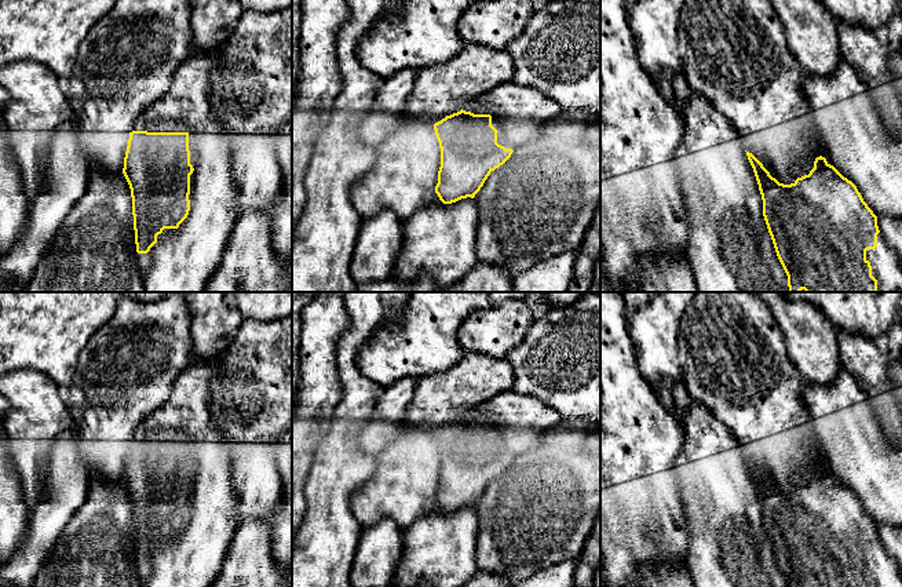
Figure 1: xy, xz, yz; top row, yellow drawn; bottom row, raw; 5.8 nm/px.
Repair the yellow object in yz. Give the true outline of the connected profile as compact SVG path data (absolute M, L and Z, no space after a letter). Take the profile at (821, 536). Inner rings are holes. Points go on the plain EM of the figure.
M746 464L788 587L902 587L902 566L880 542L877 525L825 466L815 467L808 484L784 493Z

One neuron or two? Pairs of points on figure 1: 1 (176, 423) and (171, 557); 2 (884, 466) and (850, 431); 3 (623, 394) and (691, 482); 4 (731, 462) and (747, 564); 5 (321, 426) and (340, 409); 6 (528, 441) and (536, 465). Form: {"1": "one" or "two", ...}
{"1": "one", "2": "one", "3": "two", "4": "one", "5": "two", "6": "two"}

